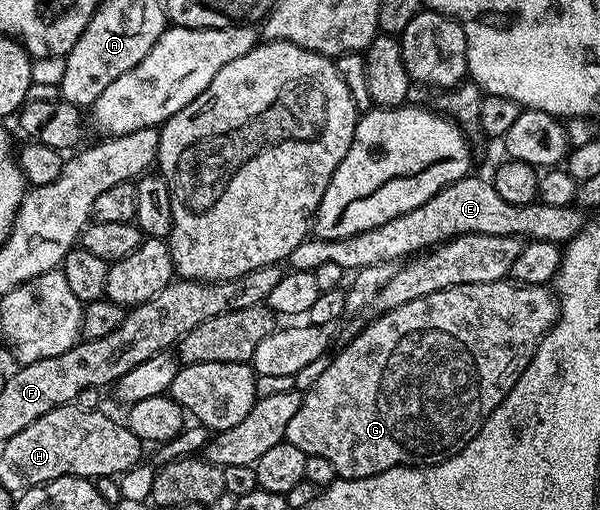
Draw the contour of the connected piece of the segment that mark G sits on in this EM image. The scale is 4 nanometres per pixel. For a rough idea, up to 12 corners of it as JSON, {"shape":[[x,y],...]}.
{"shape":[[459,284],[376,315],[285,441],[338,478],[455,456],[561,303]]}

